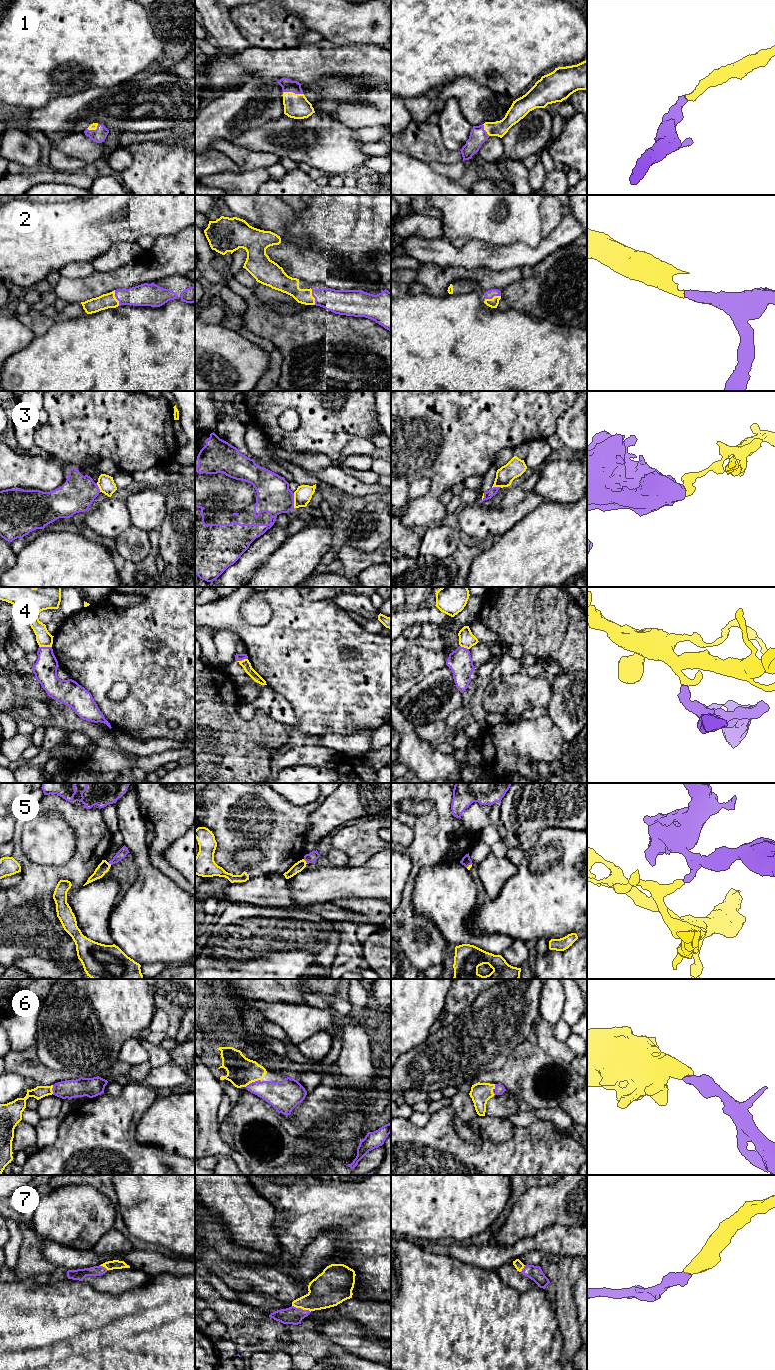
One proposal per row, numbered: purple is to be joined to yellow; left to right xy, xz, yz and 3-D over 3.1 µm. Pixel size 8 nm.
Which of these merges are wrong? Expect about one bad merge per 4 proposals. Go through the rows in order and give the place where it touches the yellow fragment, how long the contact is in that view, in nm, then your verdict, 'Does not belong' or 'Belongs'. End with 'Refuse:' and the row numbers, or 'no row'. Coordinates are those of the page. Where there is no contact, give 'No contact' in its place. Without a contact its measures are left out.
1: Touches yellow at xz (292, 92). Shared border 160 nm. Belongs
2: Touches yellow at xy (115, 298). Shared border 130 nm. Belongs
3: Touches yellow at xz (294, 500). Shared border 110 nm. Does not belong
4: Touches yellow at xy (45, 646). Shared border 100 nm. Does not belong
5: Touches yellow at xz (305, 861). Shared border 50 nm. Does not belong
6: Touches yellow at xz (251, 1082). Shared border 120 nm. Belongs
7: Touches yellow at xz (301, 1308). Shared border 160 nm. Belongs
Refuse: 3, 4, 5

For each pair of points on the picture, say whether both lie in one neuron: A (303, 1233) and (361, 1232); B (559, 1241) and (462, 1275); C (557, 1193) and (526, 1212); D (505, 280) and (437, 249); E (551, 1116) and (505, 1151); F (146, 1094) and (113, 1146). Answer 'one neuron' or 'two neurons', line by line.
A: one neuron
B: two neurons
C: one neuron
D: two neurons
E: two neurons
F: one neuron

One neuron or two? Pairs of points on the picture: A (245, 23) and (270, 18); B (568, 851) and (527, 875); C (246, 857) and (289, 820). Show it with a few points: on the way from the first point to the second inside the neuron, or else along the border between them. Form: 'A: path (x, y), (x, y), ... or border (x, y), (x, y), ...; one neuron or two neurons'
A: path (251, 22), (264, 22); one neuron
B: path (562, 863), (549, 876), (539, 876); one neuron
C: border (234, 853), (256, 847), (263, 859); two neurons

